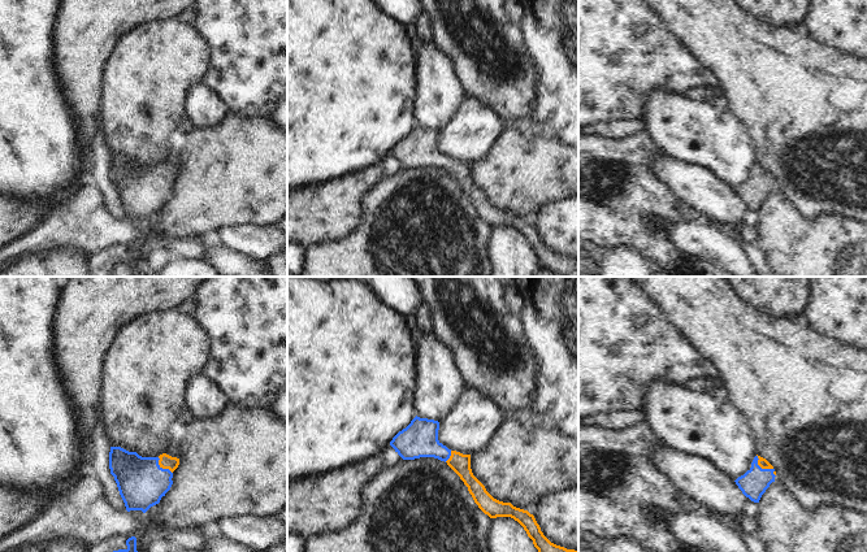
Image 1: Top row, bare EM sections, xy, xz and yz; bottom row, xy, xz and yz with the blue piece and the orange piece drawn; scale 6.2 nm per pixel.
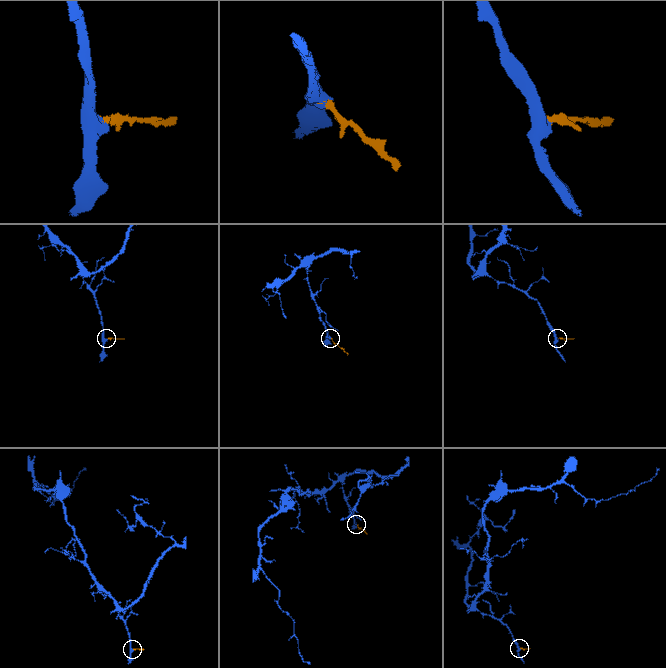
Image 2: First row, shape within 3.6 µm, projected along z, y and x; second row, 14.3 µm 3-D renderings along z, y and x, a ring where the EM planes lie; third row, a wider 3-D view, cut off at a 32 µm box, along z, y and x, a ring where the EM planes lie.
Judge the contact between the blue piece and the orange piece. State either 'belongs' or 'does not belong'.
belongs

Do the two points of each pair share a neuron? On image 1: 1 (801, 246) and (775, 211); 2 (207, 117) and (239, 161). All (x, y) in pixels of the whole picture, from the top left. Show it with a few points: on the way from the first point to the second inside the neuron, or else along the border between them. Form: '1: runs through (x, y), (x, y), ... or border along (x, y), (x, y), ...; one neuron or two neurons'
1: runs through (792, 237), (781, 226), (780, 220); one neuron
2: border along (228, 111), (215, 124), (193, 129); two neurons

